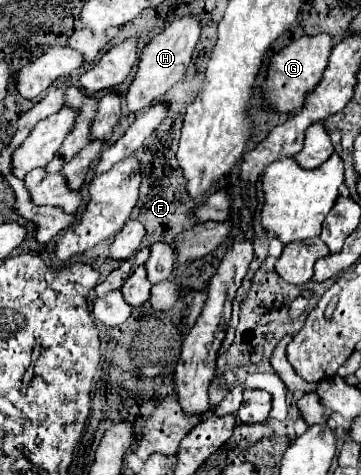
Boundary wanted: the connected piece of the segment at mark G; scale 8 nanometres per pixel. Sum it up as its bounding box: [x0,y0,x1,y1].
[264,34,334,112]

